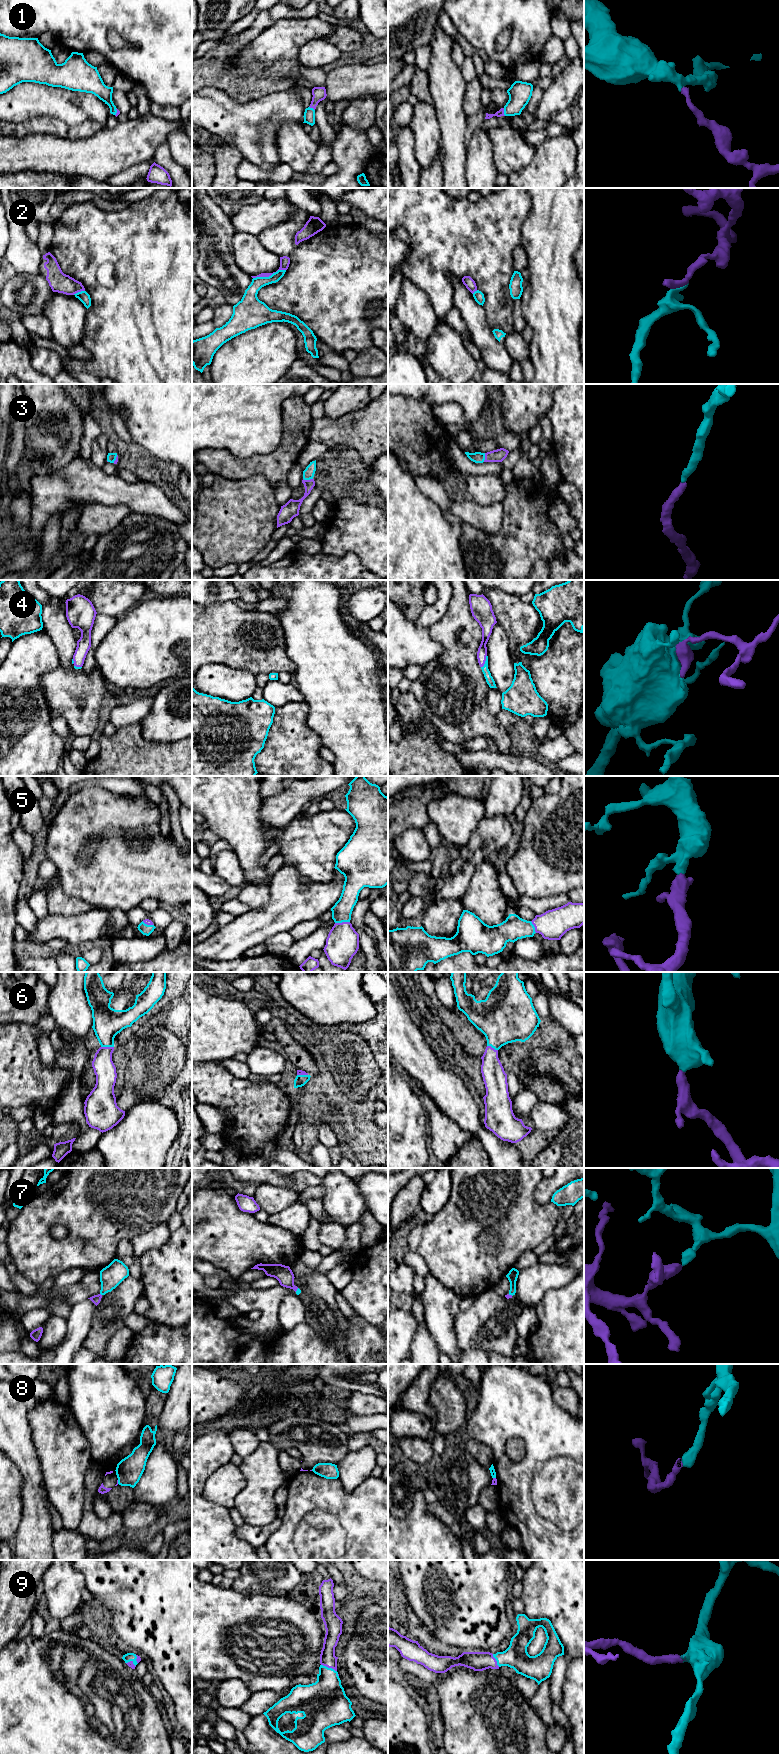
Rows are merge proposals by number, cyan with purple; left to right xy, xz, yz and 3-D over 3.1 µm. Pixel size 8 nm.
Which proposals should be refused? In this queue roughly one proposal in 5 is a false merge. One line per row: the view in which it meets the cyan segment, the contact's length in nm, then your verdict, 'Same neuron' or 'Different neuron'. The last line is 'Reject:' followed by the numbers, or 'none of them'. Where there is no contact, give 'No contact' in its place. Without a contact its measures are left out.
1: Touches cyan in yz. Shared border 70 nm. Same neuron
2: Touches cyan in xz. Shared border 280 nm. Different neuron
3: Touches cyan in xz. Shared border 80 nm. Same neuron
4: Touches cyan in yz. Shared border 110 nm. Same neuron
5: Touches cyan in xz. Shared border 120 nm. Same neuron
6: Touches cyan in xy. Shared border 100 nm. Same neuron
7: Touches cyan in xz. Shared border 40 nm. Same neuron
8: Touches cyan in xy. Shared border 30 nm. Different neuron
9: Touches cyan in xz. Shared border 140 nm. Same neuron
Reject: 2, 8

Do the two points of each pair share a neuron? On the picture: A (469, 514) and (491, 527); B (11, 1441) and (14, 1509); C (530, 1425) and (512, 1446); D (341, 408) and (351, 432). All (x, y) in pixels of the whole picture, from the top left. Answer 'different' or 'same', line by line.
A: same
B: different
C: different
D: different

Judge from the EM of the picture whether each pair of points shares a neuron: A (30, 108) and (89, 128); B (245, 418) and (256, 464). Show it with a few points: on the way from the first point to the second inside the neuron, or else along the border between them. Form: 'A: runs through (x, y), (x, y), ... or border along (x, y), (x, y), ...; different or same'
A: border along (101, 125), (95, 122), (83, 121), (69, 127); different
B: border along (276, 448), (247, 457), (231, 454); different

